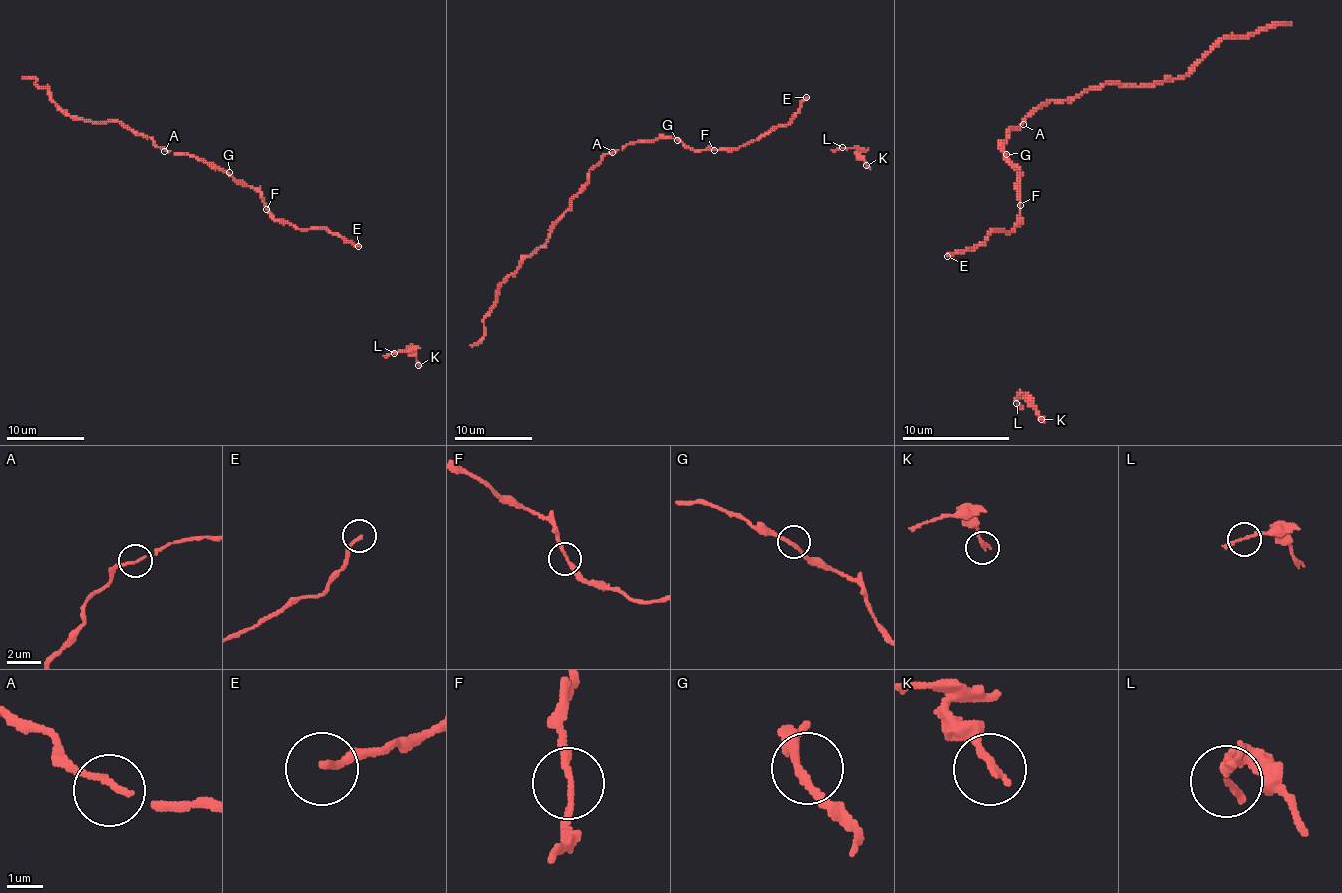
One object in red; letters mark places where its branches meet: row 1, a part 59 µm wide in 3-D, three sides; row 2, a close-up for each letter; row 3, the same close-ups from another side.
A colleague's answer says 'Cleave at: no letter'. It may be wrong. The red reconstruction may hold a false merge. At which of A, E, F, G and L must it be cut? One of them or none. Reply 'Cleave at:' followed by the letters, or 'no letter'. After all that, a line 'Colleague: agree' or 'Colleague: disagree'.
Cleave at: L
Colleague: disagree

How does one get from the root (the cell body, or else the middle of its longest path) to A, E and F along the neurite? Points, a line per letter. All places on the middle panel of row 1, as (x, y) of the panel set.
A: (675, 138), (638, 140), (612, 152)
E: (675, 138), (694, 150), (735, 150), (747, 142), (759, 140), (778, 126), (784, 126), (806, 97)
F: (675, 138), (694, 150), (714, 150)

